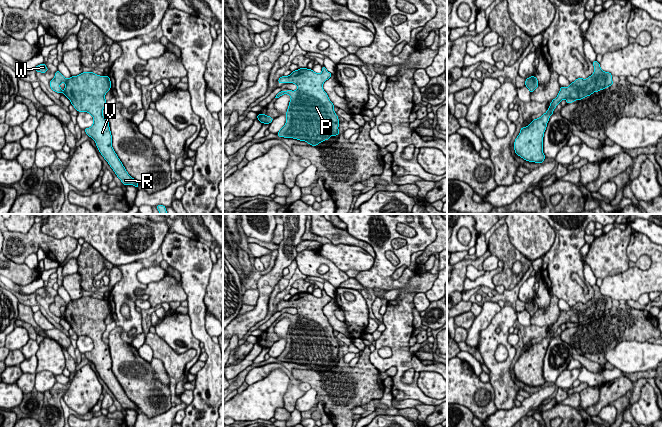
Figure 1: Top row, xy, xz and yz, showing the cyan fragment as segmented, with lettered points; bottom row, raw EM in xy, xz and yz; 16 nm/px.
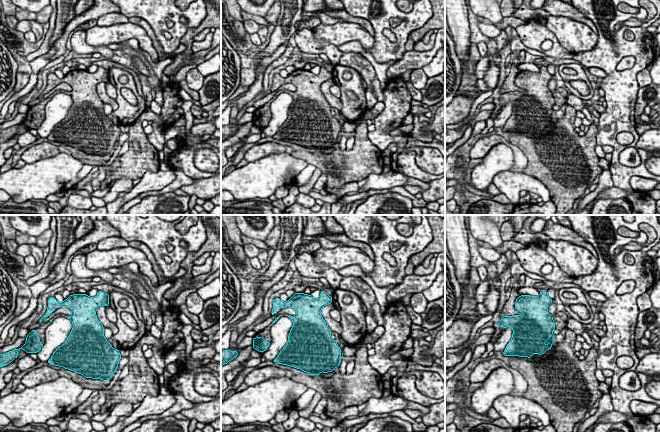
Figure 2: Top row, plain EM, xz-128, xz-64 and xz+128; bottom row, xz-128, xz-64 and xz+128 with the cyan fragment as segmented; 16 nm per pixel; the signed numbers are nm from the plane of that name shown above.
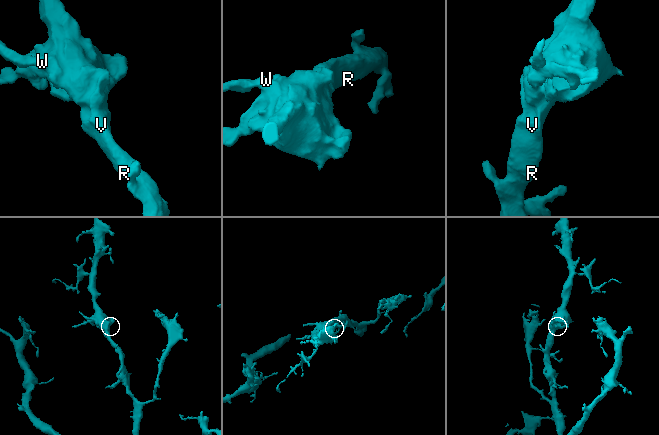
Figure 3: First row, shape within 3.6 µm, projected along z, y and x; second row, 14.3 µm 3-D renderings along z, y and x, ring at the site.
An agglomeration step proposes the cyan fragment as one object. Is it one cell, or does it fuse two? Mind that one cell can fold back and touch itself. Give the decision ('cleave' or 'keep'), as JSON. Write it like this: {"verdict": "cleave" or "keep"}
{"verdict": "keep"}

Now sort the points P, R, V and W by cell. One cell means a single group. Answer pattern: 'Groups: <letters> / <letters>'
Groups: P R V W

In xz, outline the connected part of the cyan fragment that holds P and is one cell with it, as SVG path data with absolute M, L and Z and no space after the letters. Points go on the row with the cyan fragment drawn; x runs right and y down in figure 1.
M322 66L320 74L312 69L300 68L289 76L281 76L278 83L293 83L297 85L295 91L282 90L275 98L283 94L291 97L286 112L286 123L277 136L305 141L309 145L317 146L330 136L337 136L340 132L339 119L334 112L334 104L323 89L323 84L332 74Z

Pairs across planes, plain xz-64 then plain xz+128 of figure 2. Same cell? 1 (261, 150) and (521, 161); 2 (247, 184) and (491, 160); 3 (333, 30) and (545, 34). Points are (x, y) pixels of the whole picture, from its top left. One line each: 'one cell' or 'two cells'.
1: one cell
2: one cell
3: two cells

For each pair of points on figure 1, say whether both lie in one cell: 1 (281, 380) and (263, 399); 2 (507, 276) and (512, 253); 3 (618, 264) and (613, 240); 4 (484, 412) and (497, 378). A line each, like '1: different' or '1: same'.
1: same
2: same
3: same
4: different

